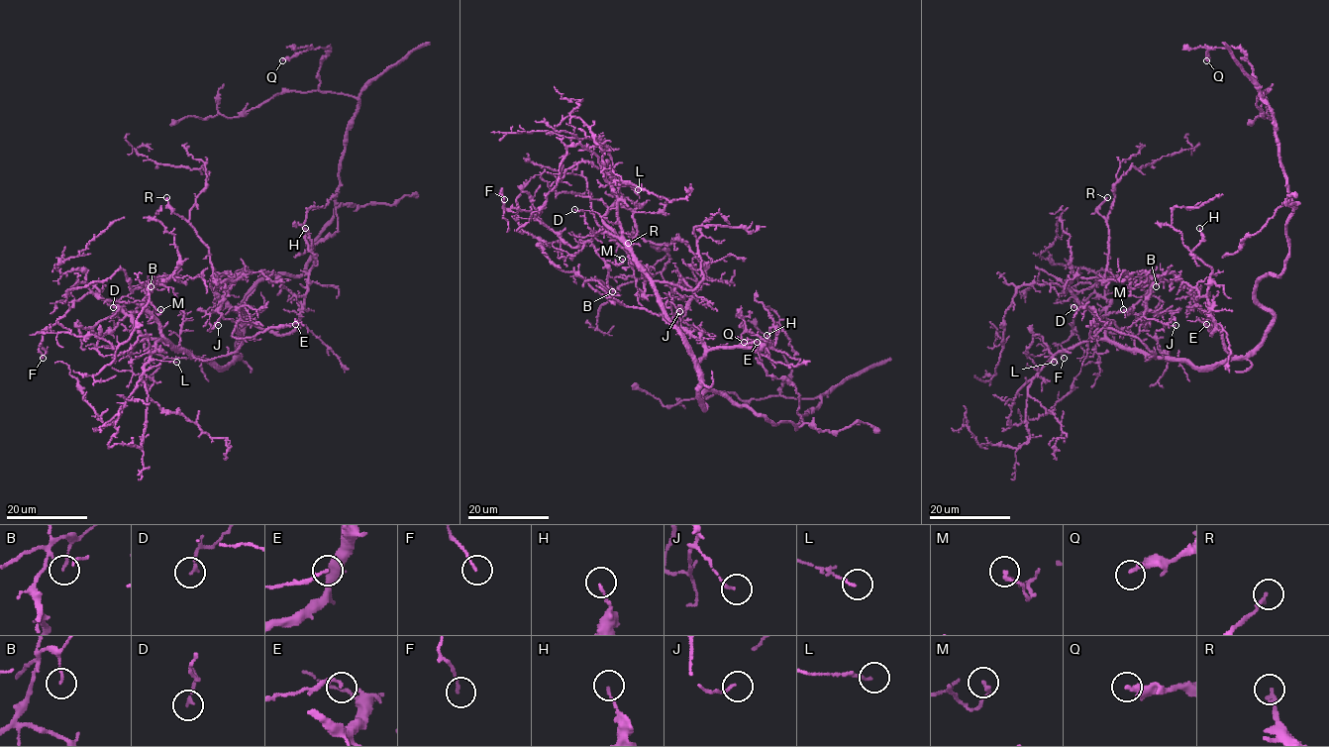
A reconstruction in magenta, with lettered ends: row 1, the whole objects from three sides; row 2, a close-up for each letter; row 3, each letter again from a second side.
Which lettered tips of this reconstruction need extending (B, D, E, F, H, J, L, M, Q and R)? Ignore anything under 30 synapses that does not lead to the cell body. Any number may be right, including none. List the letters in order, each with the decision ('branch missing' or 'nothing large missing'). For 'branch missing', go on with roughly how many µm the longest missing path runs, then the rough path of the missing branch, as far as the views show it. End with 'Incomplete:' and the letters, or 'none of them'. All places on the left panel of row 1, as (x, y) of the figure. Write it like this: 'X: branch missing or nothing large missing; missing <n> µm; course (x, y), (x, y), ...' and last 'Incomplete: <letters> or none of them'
B: nothing large missing
D: nothing large missing
E: nothing large missing
F: nothing large missing
H: nothing large missing
J: nothing large missing
L: nothing large missing
M: nothing large missing
Q: nothing large missing
R: nothing large missing
Incomplete: none of them

